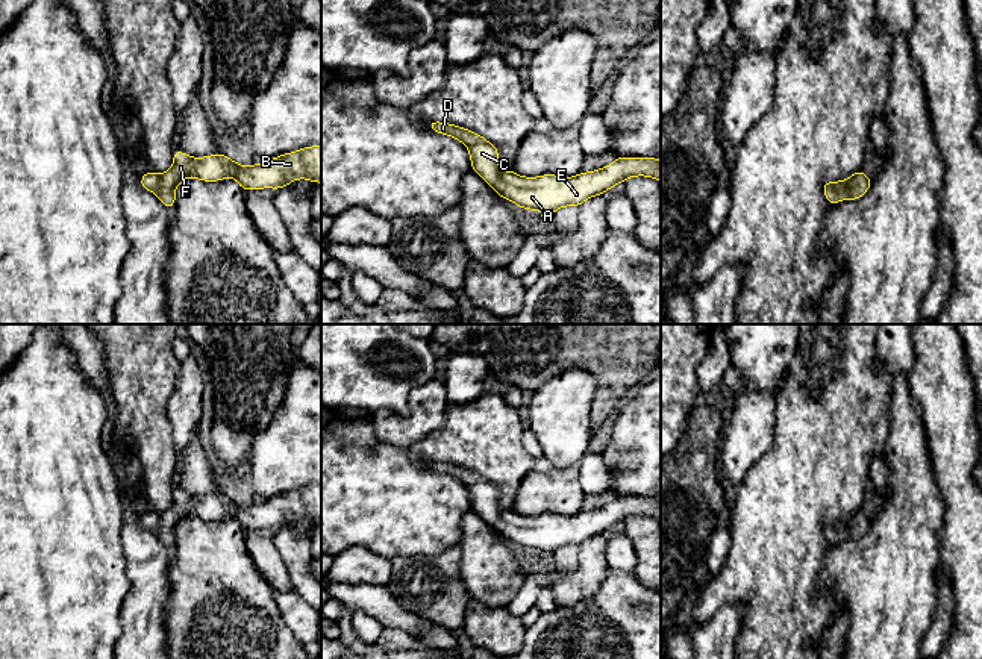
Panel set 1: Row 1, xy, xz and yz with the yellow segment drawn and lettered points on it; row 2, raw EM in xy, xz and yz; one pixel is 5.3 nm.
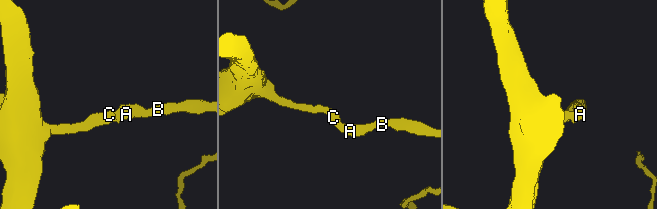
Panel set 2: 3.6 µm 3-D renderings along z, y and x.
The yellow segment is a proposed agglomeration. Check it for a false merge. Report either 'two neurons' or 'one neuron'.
one neuron

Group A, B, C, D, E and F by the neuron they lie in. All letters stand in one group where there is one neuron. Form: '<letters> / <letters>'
A B C D E F

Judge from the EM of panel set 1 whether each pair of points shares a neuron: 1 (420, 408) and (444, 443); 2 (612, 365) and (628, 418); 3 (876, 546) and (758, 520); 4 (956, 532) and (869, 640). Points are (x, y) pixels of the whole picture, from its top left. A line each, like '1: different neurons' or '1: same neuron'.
1: different neurons
2: different neurons
3: different neurons
4: different neurons

